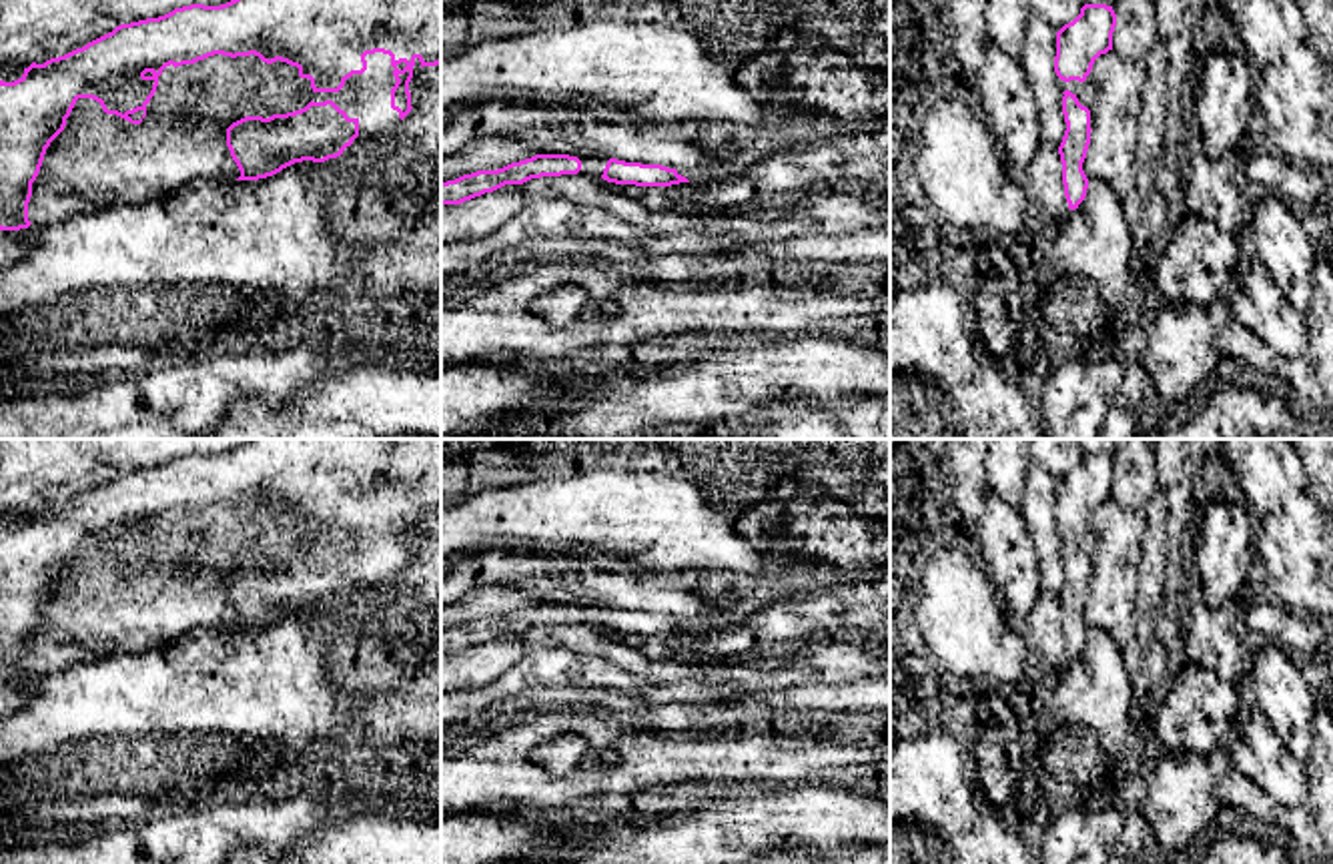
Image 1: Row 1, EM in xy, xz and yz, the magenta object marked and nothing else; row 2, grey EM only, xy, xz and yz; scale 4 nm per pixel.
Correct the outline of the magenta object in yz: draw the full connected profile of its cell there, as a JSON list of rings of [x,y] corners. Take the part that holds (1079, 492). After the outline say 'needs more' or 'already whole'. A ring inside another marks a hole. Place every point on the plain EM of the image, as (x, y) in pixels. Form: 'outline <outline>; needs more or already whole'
outline [[[1084,453],[1080,463],[1056,481],[1056,525],[1064,531],[1084,531],[1094,509],[1113,499],[1115,475],[1113,455]]]; already whole

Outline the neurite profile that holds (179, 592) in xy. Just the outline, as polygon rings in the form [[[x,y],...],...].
[[[214,503],[166,515],[140,573],[78,547],[32,631],[28,670],[50,676],[110,654],[142,654],[198,629],[237,629],[227,577],[245,565],[301,559],[313,543],[297,515]]]

